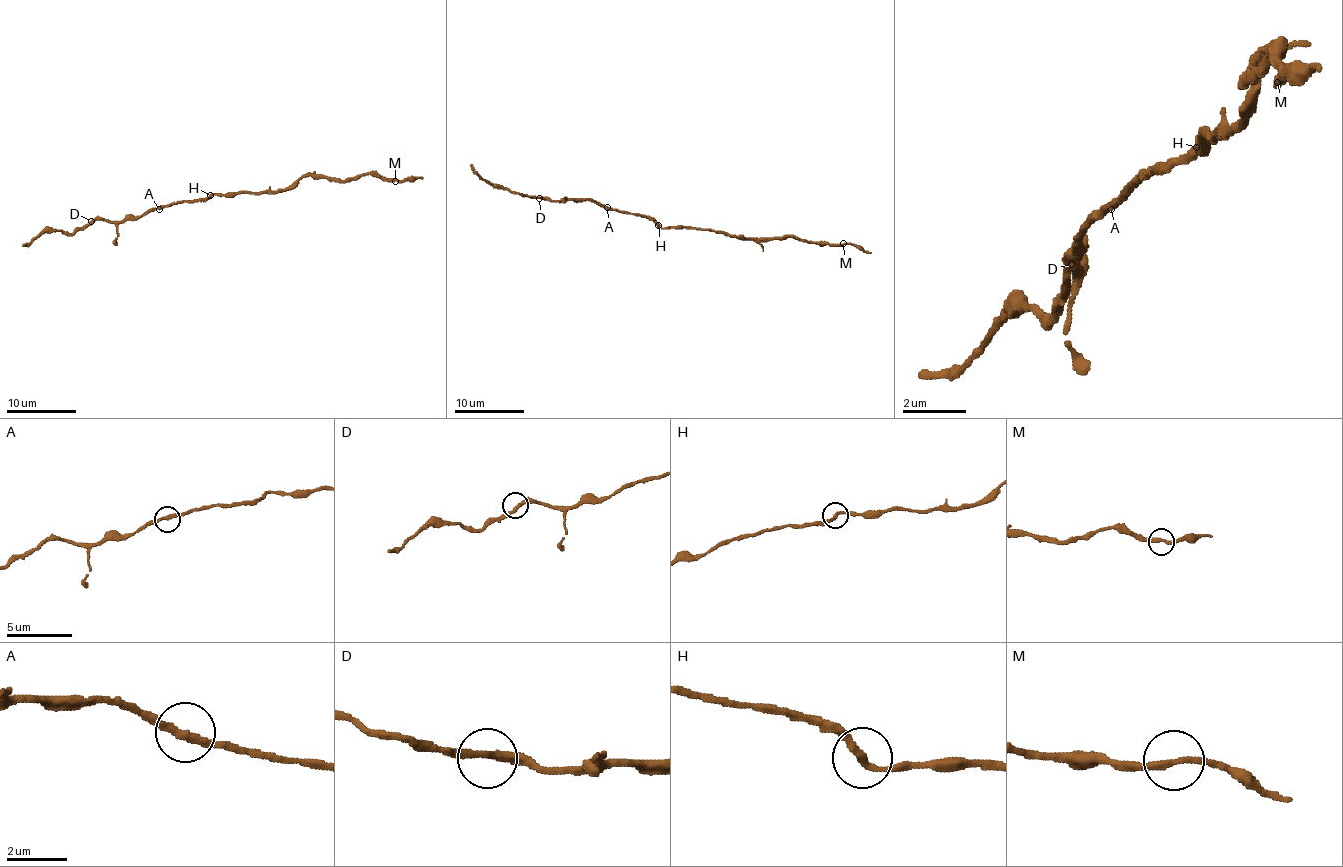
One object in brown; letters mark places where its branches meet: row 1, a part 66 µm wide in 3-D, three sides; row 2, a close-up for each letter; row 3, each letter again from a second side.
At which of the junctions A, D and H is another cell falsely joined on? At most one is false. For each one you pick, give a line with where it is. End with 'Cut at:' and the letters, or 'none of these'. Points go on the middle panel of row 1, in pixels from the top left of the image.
Cut at: none of these

